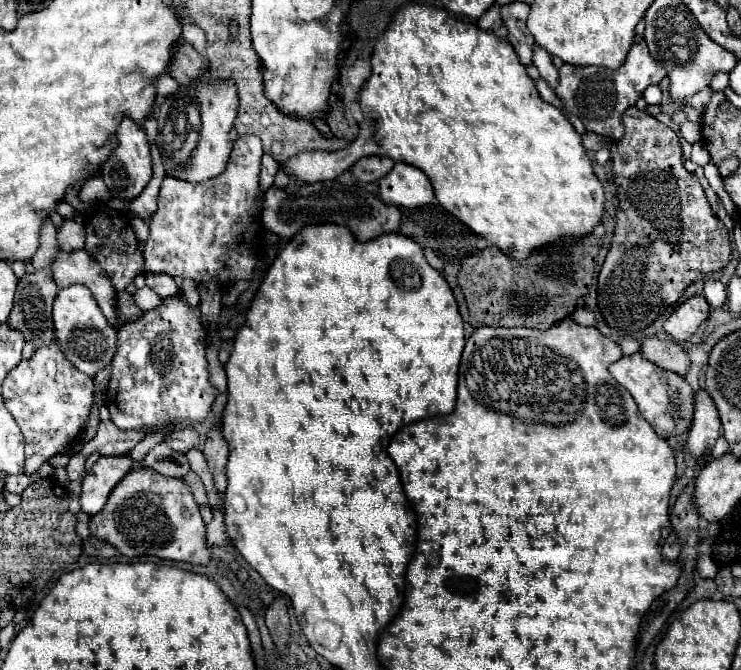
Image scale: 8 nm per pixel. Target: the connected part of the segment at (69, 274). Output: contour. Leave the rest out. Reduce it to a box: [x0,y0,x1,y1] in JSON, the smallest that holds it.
[52,250,118,326]

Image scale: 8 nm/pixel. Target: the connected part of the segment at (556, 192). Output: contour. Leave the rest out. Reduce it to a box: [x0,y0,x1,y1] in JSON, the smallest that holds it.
[280,4,604,260]

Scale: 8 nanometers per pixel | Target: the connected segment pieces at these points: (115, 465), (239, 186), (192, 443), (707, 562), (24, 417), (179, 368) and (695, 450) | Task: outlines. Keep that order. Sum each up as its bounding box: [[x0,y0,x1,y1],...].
[[82,456,136,516],[144,136,262,286],[164,428,200,454],[698,554,718,578],[2,340,94,474],[108,296,218,430],[688,390,720,460]]

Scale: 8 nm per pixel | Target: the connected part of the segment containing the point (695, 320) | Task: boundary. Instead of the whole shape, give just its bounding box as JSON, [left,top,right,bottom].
[664,296,710,342]

